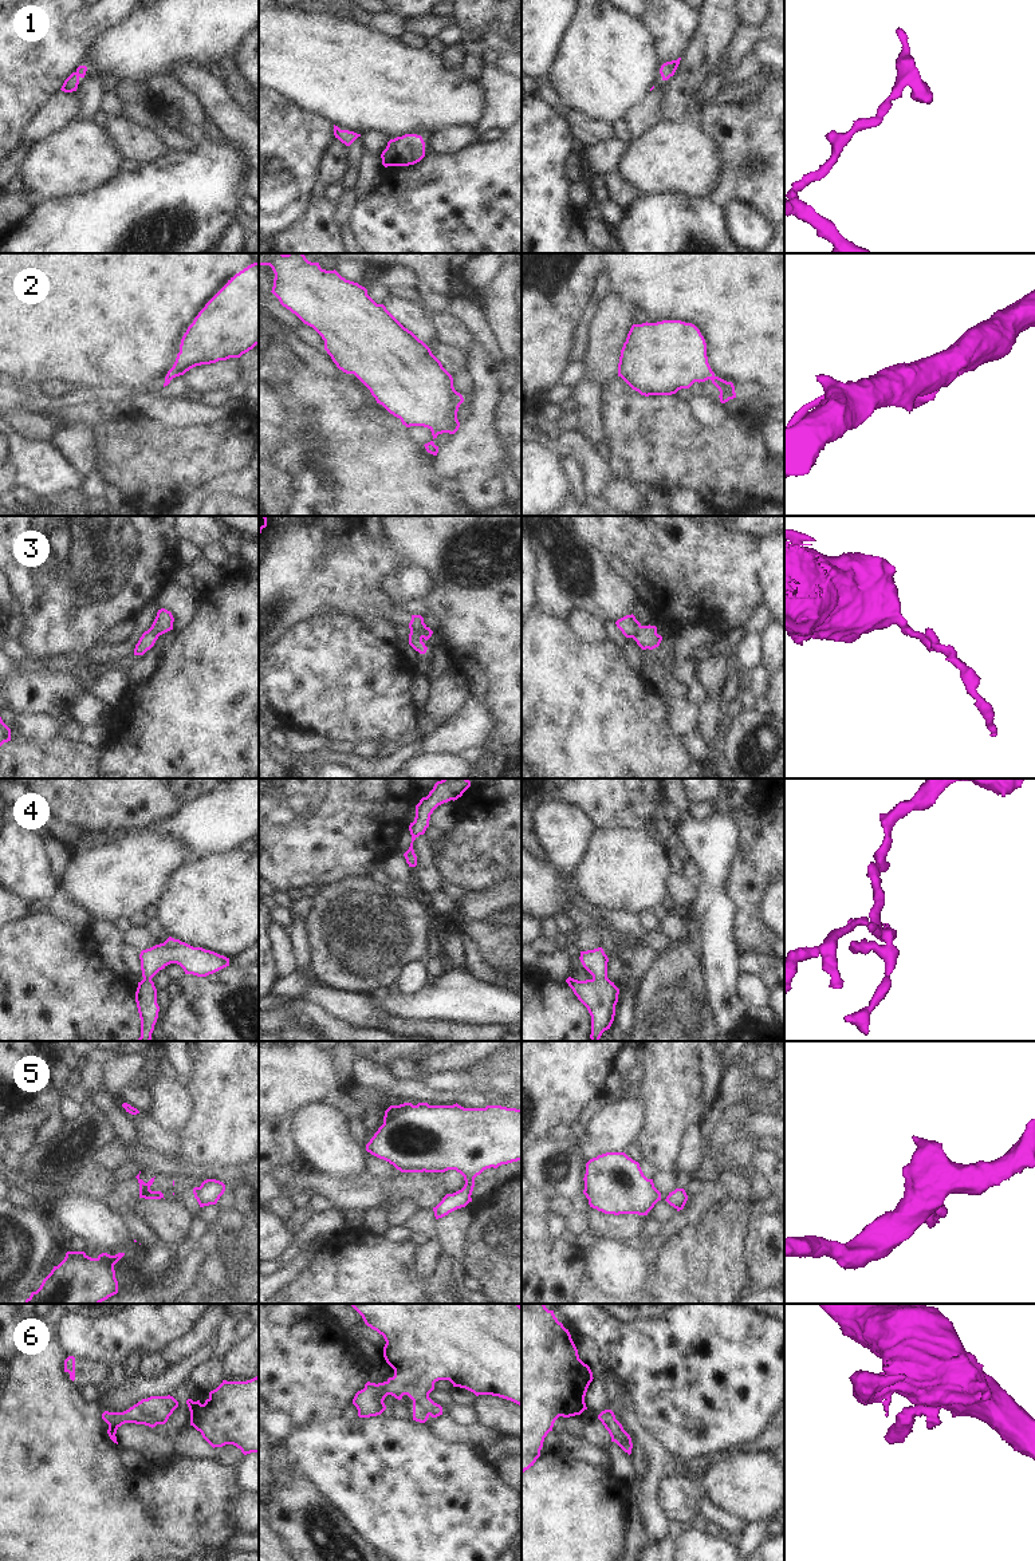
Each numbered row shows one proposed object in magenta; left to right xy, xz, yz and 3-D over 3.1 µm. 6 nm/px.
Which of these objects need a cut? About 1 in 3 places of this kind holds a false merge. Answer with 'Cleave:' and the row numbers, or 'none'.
Cleave: 3.

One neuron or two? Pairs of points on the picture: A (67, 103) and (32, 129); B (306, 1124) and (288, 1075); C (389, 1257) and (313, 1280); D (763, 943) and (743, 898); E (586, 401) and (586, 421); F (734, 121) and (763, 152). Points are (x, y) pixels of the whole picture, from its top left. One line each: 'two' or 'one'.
A: one
B: two
C: one
D: one
E: one
F: one

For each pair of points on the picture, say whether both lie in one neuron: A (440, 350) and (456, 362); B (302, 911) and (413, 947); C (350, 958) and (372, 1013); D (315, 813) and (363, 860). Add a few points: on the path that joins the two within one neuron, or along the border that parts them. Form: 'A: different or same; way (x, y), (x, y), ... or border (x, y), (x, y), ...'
A: same; way (444, 353), (452, 358)
B: different; border (313, 898), (313, 906), (305, 919)
C: different; border (333, 988), (345, 992), (362, 992), (365, 994)
D: same; way (327, 824), (351, 848)

